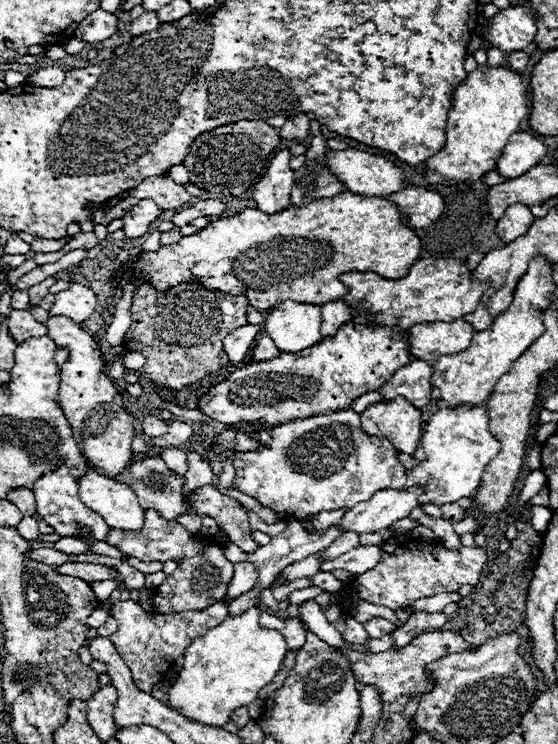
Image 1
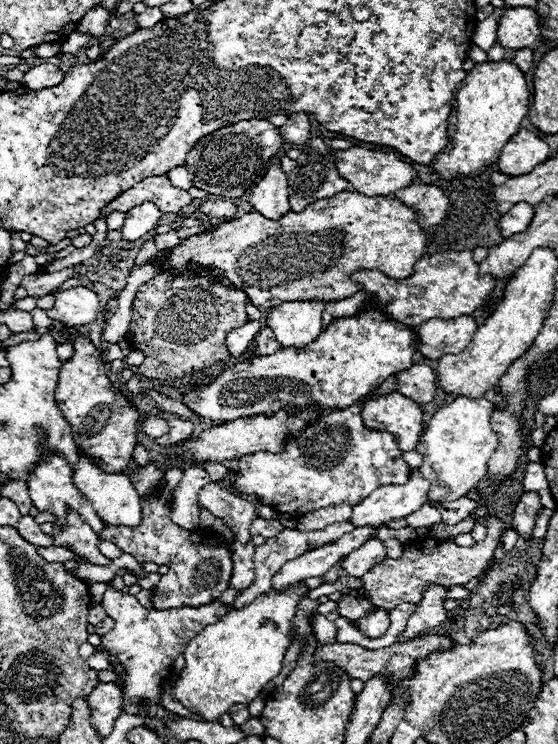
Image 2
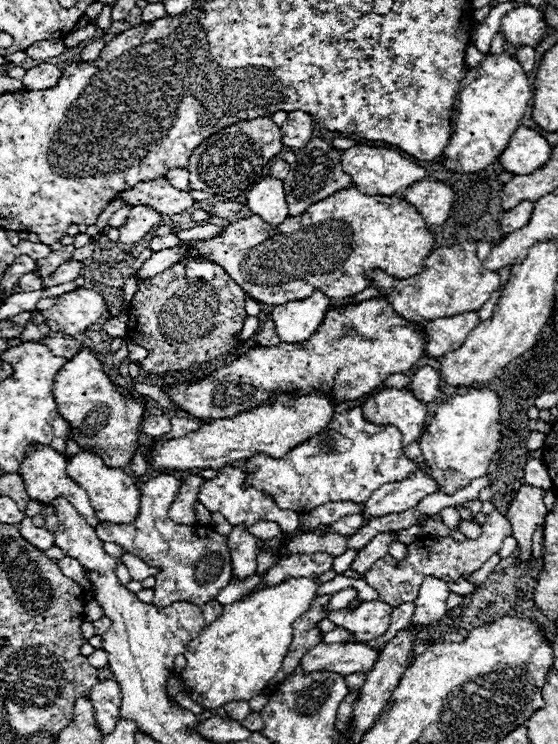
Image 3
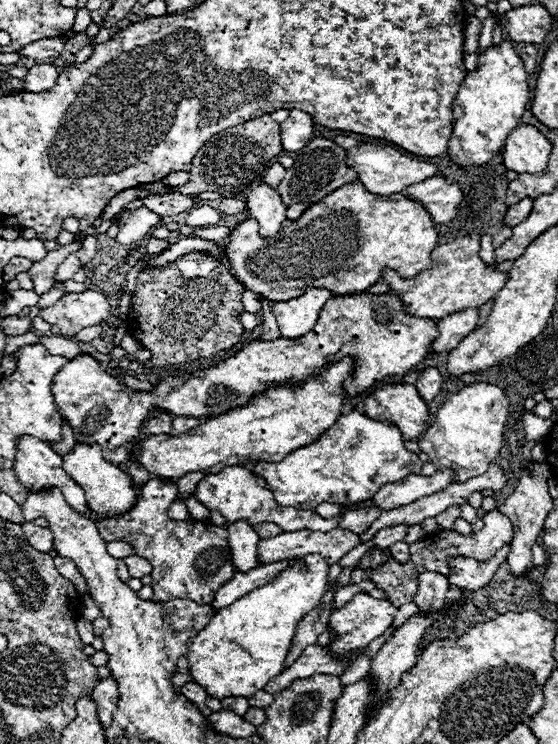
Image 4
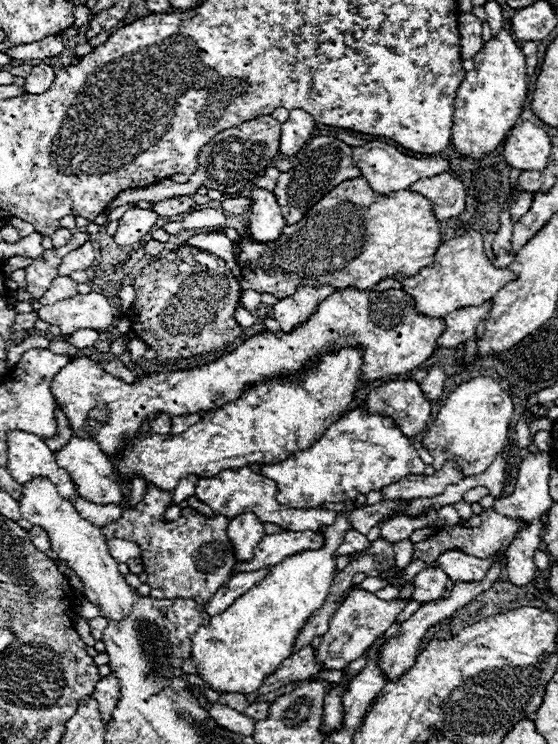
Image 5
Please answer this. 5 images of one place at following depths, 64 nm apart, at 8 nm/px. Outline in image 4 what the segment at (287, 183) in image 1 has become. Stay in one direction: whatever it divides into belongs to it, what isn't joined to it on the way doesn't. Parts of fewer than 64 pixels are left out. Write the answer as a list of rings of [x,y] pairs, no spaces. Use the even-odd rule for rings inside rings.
[[[258,184],[250,194],[248,194],[248,212],[250,218],[254,218],[260,226],[260,236],[270,238],[276,232],[280,232],[282,222],[286,220],[286,208],[278,196],[276,190],[268,188],[266,184]]]

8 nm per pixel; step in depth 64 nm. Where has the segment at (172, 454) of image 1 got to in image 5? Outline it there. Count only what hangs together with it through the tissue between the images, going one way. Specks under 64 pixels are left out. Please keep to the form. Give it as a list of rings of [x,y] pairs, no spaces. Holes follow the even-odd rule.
[[[147,483],[142,502],[124,510],[124,514],[116,522],[106,524],[102,532],[108,540],[122,538],[140,544],[144,572],[148,574],[146,584],[152,588],[152,598],[192,598],[204,604],[228,582],[236,564],[236,554],[228,538],[228,518],[220,514],[208,518],[194,510],[182,510],[178,520],[164,522],[163,514],[172,502],[173,490],[164,491],[152,485]]]

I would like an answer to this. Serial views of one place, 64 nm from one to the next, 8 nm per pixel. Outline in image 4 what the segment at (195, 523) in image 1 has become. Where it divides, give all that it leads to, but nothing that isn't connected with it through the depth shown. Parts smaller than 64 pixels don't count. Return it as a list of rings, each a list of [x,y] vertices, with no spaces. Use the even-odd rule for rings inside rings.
[[[176,498],[176,500],[170,504],[170,508],[168,508],[168,516],[170,516],[172,520],[186,520],[190,514],[188,514],[188,508],[186,508],[184,500]]]

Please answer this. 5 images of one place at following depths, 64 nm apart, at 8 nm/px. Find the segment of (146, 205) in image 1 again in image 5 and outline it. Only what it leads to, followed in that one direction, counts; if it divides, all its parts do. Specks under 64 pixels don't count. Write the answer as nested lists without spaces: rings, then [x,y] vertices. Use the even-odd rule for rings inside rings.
[[[130,208],[120,218],[120,226],[118,226],[116,234],[114,234],[116,244],[120,244],[120,246],[132,246],[136,242],[142,242],[144,236],[156,224],[156,220],[158,220],[158,214],[154,210],[148,210],[148,208]]]

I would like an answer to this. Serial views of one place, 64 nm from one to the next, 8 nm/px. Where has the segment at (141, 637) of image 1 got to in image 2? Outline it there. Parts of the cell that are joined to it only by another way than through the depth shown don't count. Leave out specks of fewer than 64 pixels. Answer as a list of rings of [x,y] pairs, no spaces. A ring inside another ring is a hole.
[[[112,580],[108,582],[108,590],[102,596],[102,608],[106,614],[114,620],[112,632],[108,636],[102,636],[104,648],[108,648],[110,658],[118,664],[122,664],[126,680],[122,684],[124,694],[124,712],[132,712],[138,716],[144,716],[144,702],[154,702],[162,706],[160,702],[160,684],[168,676],[174,658],[184,654],[188,640],[196,638],[208,624],[218,622],[226,614],[226,606],[222,602],[212,602],[200,608],[170,608],[170,610],[156,610],[156,608],[144,608],[134,596],[124,594],[112,586]]]

